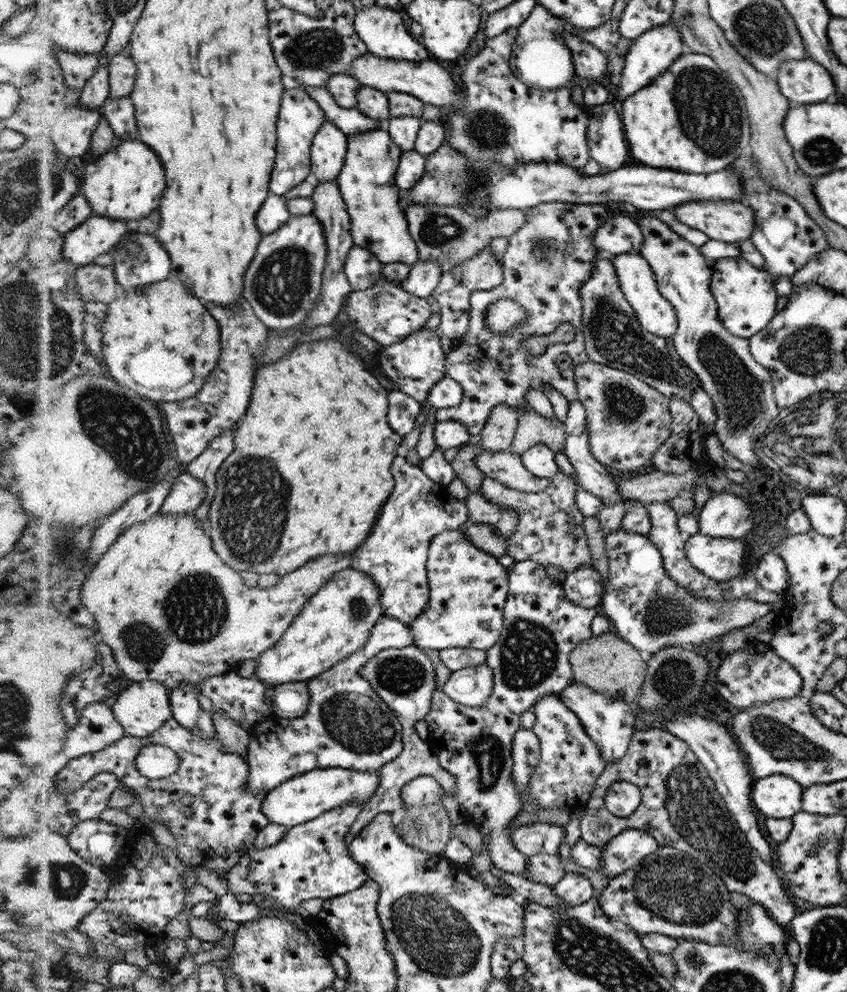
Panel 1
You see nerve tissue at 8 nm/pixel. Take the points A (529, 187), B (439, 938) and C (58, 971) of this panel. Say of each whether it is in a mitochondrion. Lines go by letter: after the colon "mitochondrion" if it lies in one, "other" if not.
A: other
B: mitochondrion
C: other

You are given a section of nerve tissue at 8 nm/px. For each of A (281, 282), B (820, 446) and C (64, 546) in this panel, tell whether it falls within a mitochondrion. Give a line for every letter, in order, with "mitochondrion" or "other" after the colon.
A: mitochondrion
B: mitochondrion
C: mitochondrion

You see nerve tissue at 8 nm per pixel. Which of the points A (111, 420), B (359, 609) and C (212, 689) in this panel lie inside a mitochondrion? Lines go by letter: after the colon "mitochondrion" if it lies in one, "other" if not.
A: mitochondrion
B: mitochondrion
C: other

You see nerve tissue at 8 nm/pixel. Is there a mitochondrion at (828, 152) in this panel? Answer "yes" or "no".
yes

